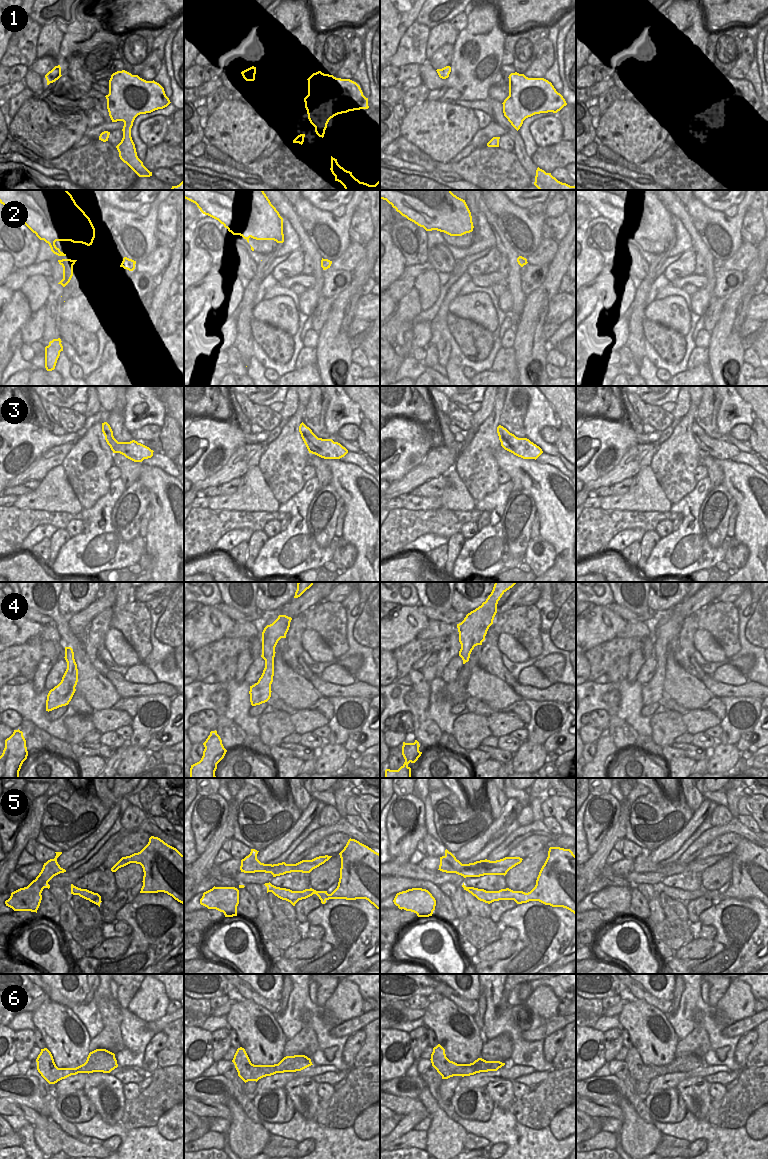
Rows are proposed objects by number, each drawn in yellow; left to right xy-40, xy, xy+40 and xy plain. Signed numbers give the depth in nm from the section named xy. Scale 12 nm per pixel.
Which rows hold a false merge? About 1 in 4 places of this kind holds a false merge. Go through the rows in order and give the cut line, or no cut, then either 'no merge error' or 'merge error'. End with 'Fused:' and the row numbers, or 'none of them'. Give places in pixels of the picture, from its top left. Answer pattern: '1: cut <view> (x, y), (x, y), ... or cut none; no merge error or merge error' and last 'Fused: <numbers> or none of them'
1: cut none; no merge error
2: cut none; no merge error
3: cut none; no merge error
4: cut none; no merge error
5: cut none; no merge error
6: cut none; no merge error
Fused: none of them

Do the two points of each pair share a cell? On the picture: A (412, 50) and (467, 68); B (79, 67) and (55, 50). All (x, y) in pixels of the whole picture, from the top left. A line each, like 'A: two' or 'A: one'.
A: two
B: two

